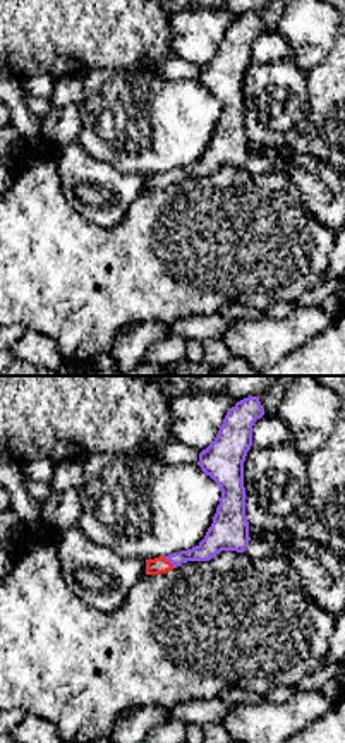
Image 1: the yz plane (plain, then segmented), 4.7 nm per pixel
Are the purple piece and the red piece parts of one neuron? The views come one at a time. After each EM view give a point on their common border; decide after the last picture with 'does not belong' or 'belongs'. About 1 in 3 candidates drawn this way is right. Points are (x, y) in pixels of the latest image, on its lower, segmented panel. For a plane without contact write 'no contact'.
meets purple at (169, 560)

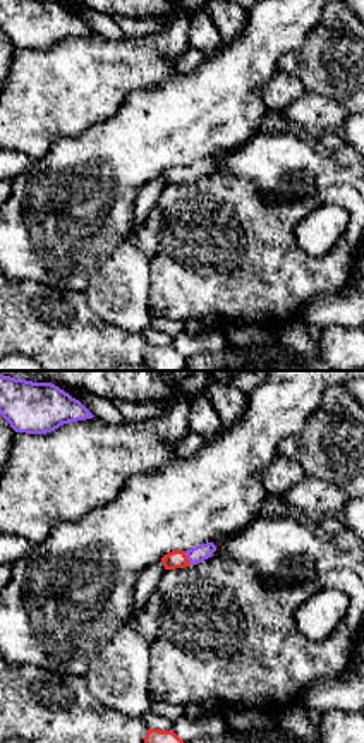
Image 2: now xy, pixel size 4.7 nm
meets purple at (188, 558)

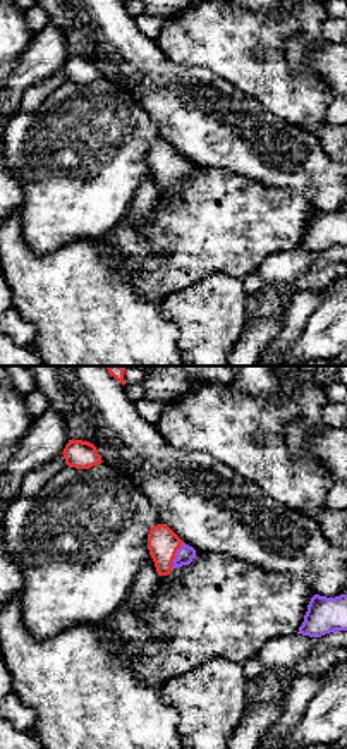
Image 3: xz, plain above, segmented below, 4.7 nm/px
meets purple at (176, 555)

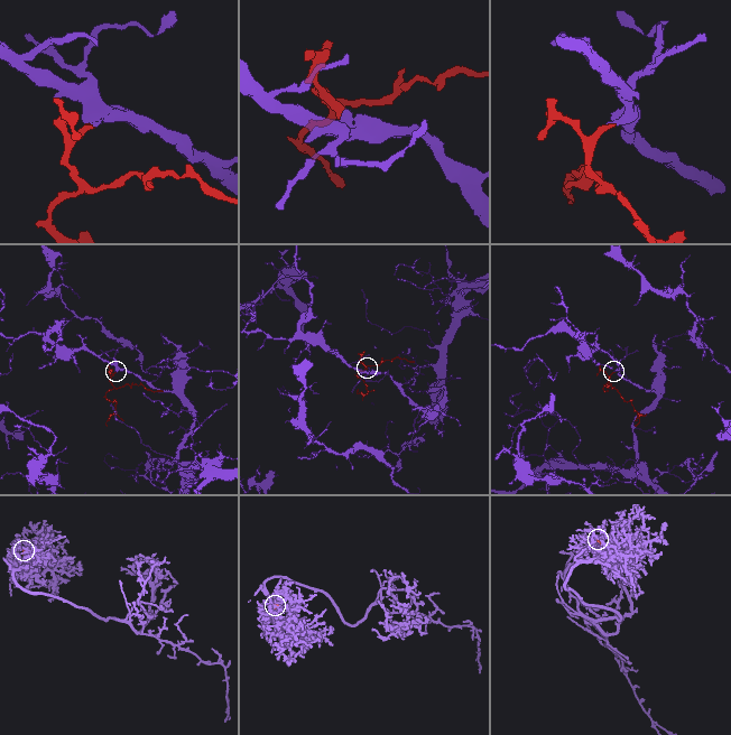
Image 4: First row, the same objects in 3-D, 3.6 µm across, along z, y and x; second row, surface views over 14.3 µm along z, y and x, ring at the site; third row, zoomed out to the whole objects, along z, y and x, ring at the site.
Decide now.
belongs

